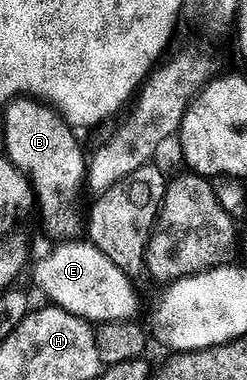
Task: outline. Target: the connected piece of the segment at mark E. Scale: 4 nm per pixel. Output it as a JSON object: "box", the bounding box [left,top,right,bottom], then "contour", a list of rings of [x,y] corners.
{"box":[35,242,141,325],"contour":[[[64,242],[55,248],[35,269],[35,281],[51,300],[48,302],[92,325],[129,321],[137,317],[141,303],[132,283],[134,280],[95,248],[92,242]]]}

